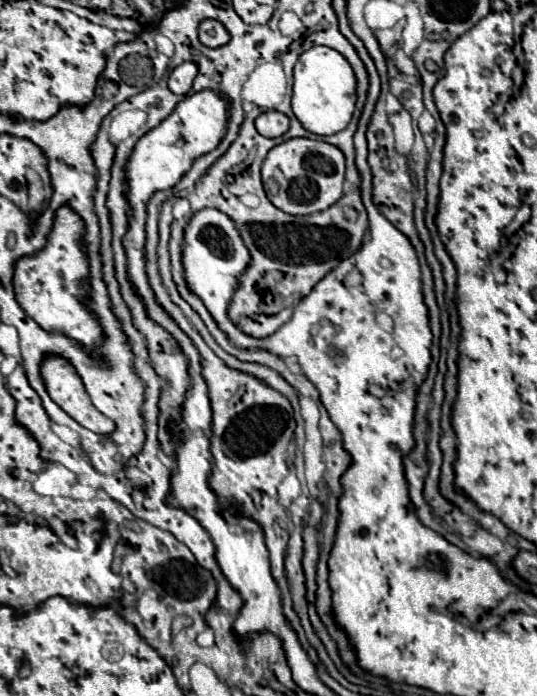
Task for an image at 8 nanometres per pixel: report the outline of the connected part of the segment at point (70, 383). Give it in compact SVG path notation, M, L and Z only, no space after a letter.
M47 357L43 361L43 379L47 383L47 393L51 395L51 399L65 413L69 413L79 424L101 435L109 435L109 433L113 433L117 429L111 419L107 419L105 415L101 415L99 411L95 411L95 407L91 405L85 389L81 387L81 379L75 375L75 371L71 371L71 365L65 359L61 359L61 357Z

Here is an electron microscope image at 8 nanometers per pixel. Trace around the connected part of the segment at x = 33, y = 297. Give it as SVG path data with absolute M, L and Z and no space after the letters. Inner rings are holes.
M61 205L55 213L53 219L53 229L47 235L47 243L41 251L37 251L35 255L27 255L15 261L13 267L13 289L15 289L15 299L19 303L19 307L43 329L49 333L61 333L69 339L73 339L83 351L87 353L95 353L105 339L105 331L99 323L99 317L87 307L87 299L91 297L91 283L89 283L89 257L85 251L85 221L81 219L79 213L75 213L69 205Z

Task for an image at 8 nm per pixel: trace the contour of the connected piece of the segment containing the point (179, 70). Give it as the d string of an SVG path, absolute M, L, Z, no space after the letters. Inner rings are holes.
M195 61L181 63L179 67L173 69L173 73L169 77L169 89L177 95L187 95L189 89L191 89L193 79L197 77L197 73L199 73L199 67L197 67Z

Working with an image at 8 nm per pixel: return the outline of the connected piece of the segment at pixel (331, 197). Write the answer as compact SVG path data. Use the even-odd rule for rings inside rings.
M287 139L281 145L275 145L261 169L265 187L279 187L269 199L275 207L289 215L309 215L325 211L343 197L345 181L345 155L335 147L319 139Z

